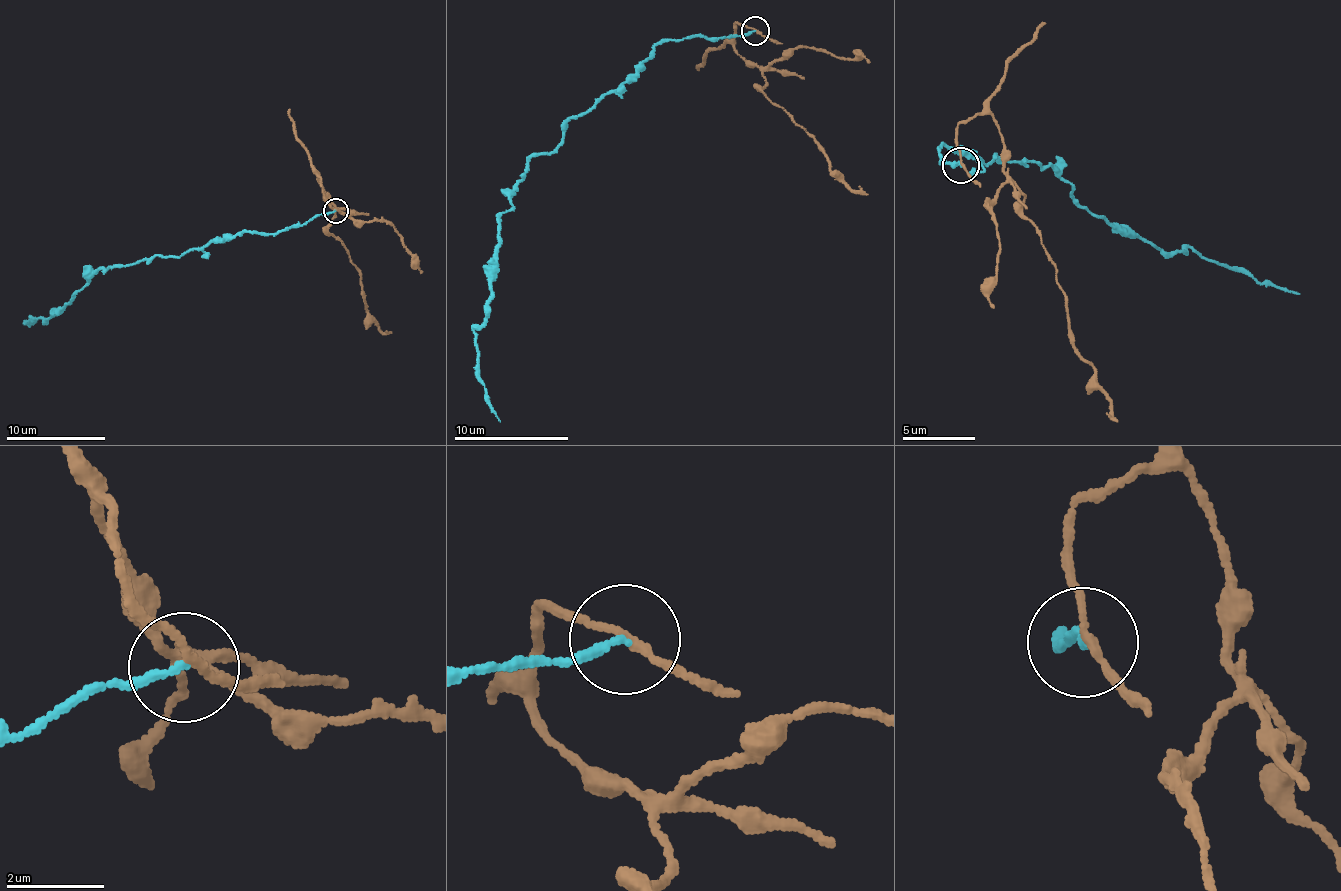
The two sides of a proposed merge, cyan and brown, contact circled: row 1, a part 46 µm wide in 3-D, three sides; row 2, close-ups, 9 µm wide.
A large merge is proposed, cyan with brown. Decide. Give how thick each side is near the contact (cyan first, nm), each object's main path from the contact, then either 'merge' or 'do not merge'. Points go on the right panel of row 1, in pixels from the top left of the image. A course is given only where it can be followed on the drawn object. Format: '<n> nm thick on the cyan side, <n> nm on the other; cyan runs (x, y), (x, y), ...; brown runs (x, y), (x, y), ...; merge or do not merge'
150 nm thick on the cyan side, 140 nm on the other; cyan runs (959, 164), (941, 162), (939, 146), (985, 163), (1039, 160), (1120, 231), (1167, 252), (1190, 246), (1301, 293); brown runs (959, 164), (957, 127), (989, 115), (1064, 299), (1073, 349), (1096, 372), (1116, 420); do not merge

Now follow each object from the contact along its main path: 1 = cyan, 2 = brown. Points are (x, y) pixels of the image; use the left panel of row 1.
1: (335, 210), (274, 233), (249, 232), (178, 256), (109, 265), (64, 310), (25, 321), (37, 320)
2: (335, 210), (319, 176), (322, 200), (334, 210), (328, 231), (341, 241), (358, 271), (368, 318), (391, 332)

